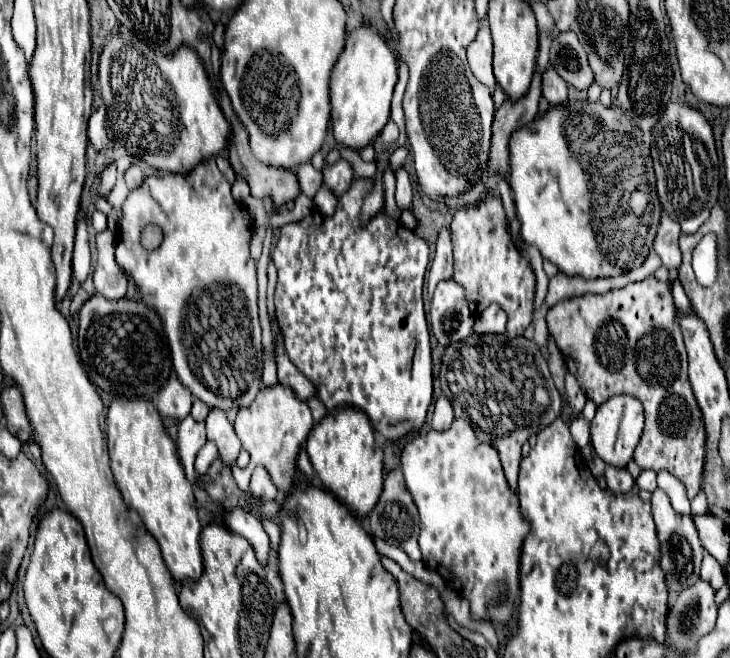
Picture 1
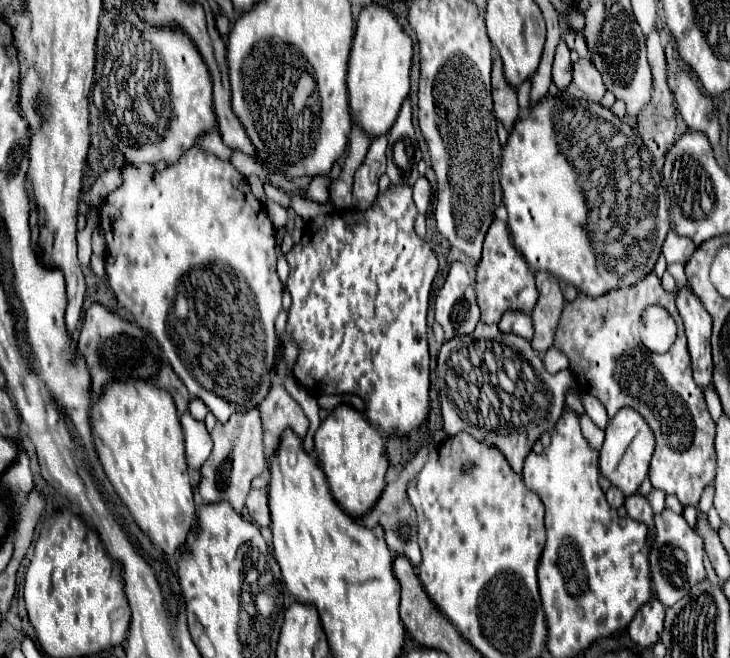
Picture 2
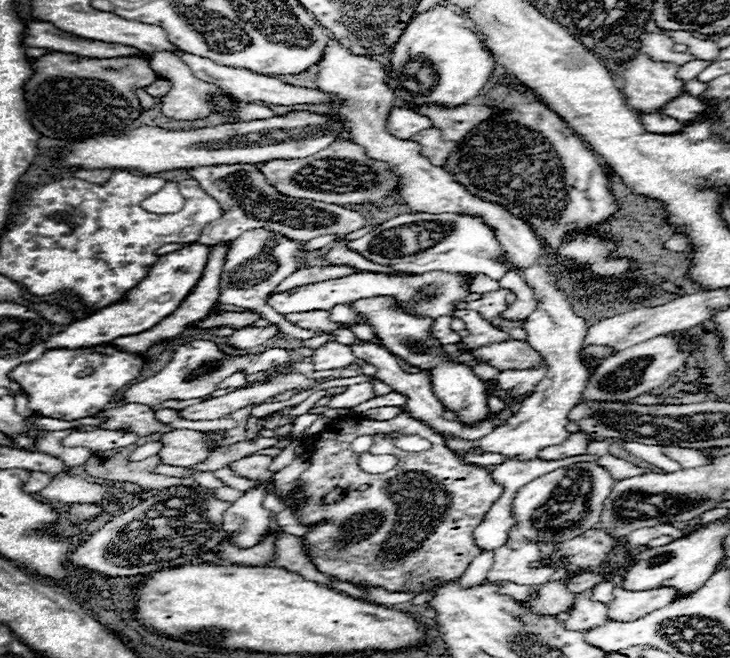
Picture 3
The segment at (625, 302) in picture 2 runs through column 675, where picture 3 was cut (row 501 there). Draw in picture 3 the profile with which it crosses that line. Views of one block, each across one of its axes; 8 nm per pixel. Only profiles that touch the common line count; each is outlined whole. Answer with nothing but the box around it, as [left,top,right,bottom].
[292,412,504,594]

